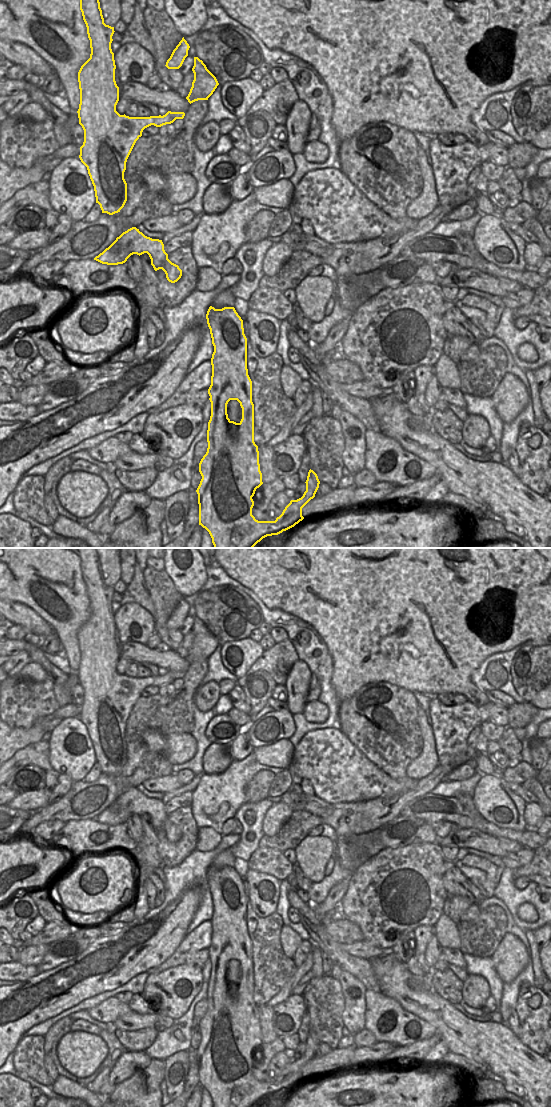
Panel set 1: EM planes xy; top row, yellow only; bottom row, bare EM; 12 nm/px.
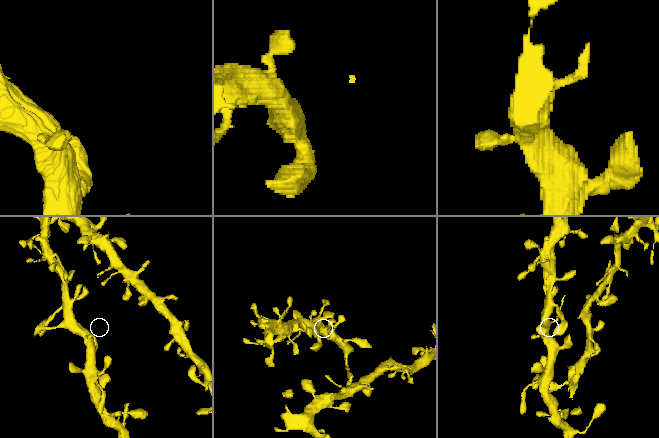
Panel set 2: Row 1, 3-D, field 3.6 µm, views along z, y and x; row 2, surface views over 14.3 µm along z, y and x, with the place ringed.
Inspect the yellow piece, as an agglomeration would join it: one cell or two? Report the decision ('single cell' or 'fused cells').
single cell

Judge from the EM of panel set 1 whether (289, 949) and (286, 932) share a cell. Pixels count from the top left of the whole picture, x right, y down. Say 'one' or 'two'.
one

